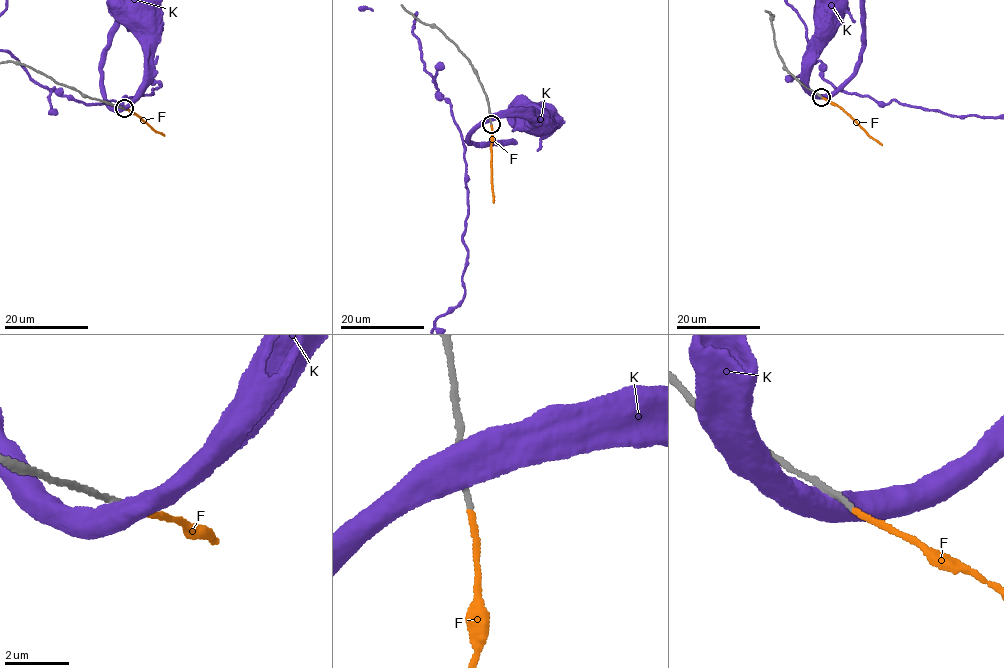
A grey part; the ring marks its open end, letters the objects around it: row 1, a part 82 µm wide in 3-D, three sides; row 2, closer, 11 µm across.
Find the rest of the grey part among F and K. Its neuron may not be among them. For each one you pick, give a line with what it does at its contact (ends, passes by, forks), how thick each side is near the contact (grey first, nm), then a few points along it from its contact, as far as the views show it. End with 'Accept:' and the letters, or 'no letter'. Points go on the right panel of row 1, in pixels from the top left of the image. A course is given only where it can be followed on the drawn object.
F: It ends there. Thickness 170 nm (grey) against 160 nm. Its course: (821, 97), (840, 106), (881, 145)
Accept: F

